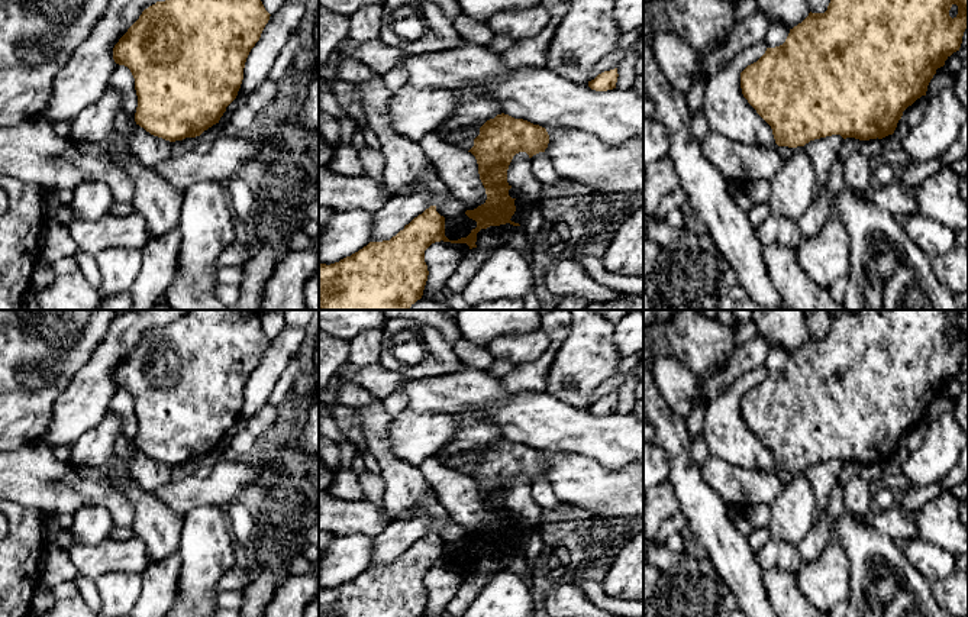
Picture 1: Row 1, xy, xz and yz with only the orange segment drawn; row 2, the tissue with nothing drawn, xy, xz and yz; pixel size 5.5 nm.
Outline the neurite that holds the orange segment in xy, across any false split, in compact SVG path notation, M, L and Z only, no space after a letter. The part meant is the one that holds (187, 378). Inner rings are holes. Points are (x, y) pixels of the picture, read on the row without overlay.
M190 310L178 320L145 333L113 372L114 387L128 391L135 403L136 449L154 461L175 466L200 461L219 448L226 432L238 420L246 382L259 365L270 340L258 310Z

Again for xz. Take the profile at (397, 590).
M504 437L487 445L480 452L480 459L474 463L474 471L468 475L477 484L480 504L487 519L484 529L465 536L470 543L477 546L477 552L467 562L449 565L445 561L445 542L436 536L436 530L430 530L390 565L370 566L351 581L330 589L319 588L319 617L423 617L429 600L425 575L432 568L441 565L467 568L472 574L477 572L477 558L481 553L506 547L520 550L510 545L516 536L516 523L509 520L512 510L507 507L507 494L516 478L526 477L532 482L539 477L545 477L548 468L549 459L539 449L514 443Z

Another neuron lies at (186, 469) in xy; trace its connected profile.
M185 462L183 465L172 466L172 481L181 481L193 474L194 462Z

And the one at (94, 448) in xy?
M112 410L103 417L94 429L83 433L71 445L68 465L74 469L100 468L113 461L113 452L117 437L122 435L122 420Z

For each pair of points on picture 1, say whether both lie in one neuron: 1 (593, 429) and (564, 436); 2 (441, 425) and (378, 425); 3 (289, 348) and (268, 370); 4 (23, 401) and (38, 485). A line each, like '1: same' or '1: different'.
1: same
2: different
3: same
4: different

